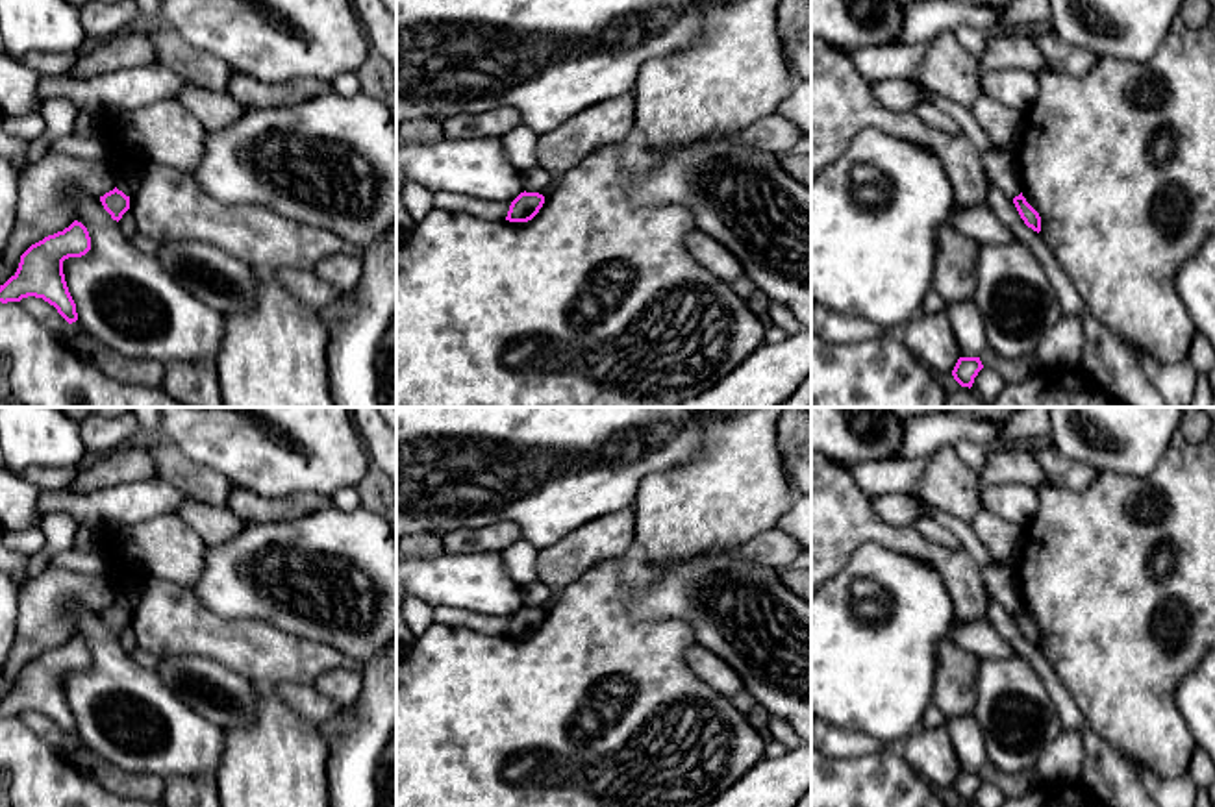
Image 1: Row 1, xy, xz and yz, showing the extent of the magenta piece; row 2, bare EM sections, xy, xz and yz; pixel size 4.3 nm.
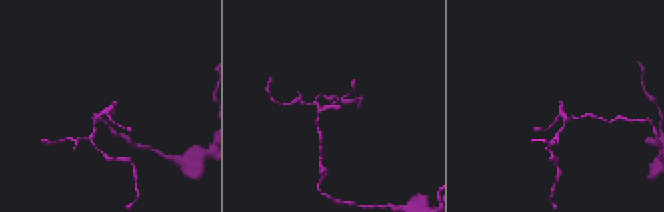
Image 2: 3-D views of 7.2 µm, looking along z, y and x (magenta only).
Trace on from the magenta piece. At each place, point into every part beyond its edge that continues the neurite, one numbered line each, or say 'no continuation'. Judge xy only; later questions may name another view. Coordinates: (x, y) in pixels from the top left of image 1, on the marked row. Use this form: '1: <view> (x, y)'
no continuation

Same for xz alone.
no continuation

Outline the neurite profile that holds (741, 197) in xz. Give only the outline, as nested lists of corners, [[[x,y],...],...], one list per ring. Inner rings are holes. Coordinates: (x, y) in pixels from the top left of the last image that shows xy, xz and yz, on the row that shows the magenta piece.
[[[735,135],[650,150],[663,161],[630,181],[639,205],[685,207],[696,230],[724,244],[767,302],[785,305],[802,328],[811,328],[811,189],[793,180],[776,154],[745,146]]]

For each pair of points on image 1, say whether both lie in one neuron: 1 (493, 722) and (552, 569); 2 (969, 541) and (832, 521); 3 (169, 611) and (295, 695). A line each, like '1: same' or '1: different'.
1: different
2: different
3: different

